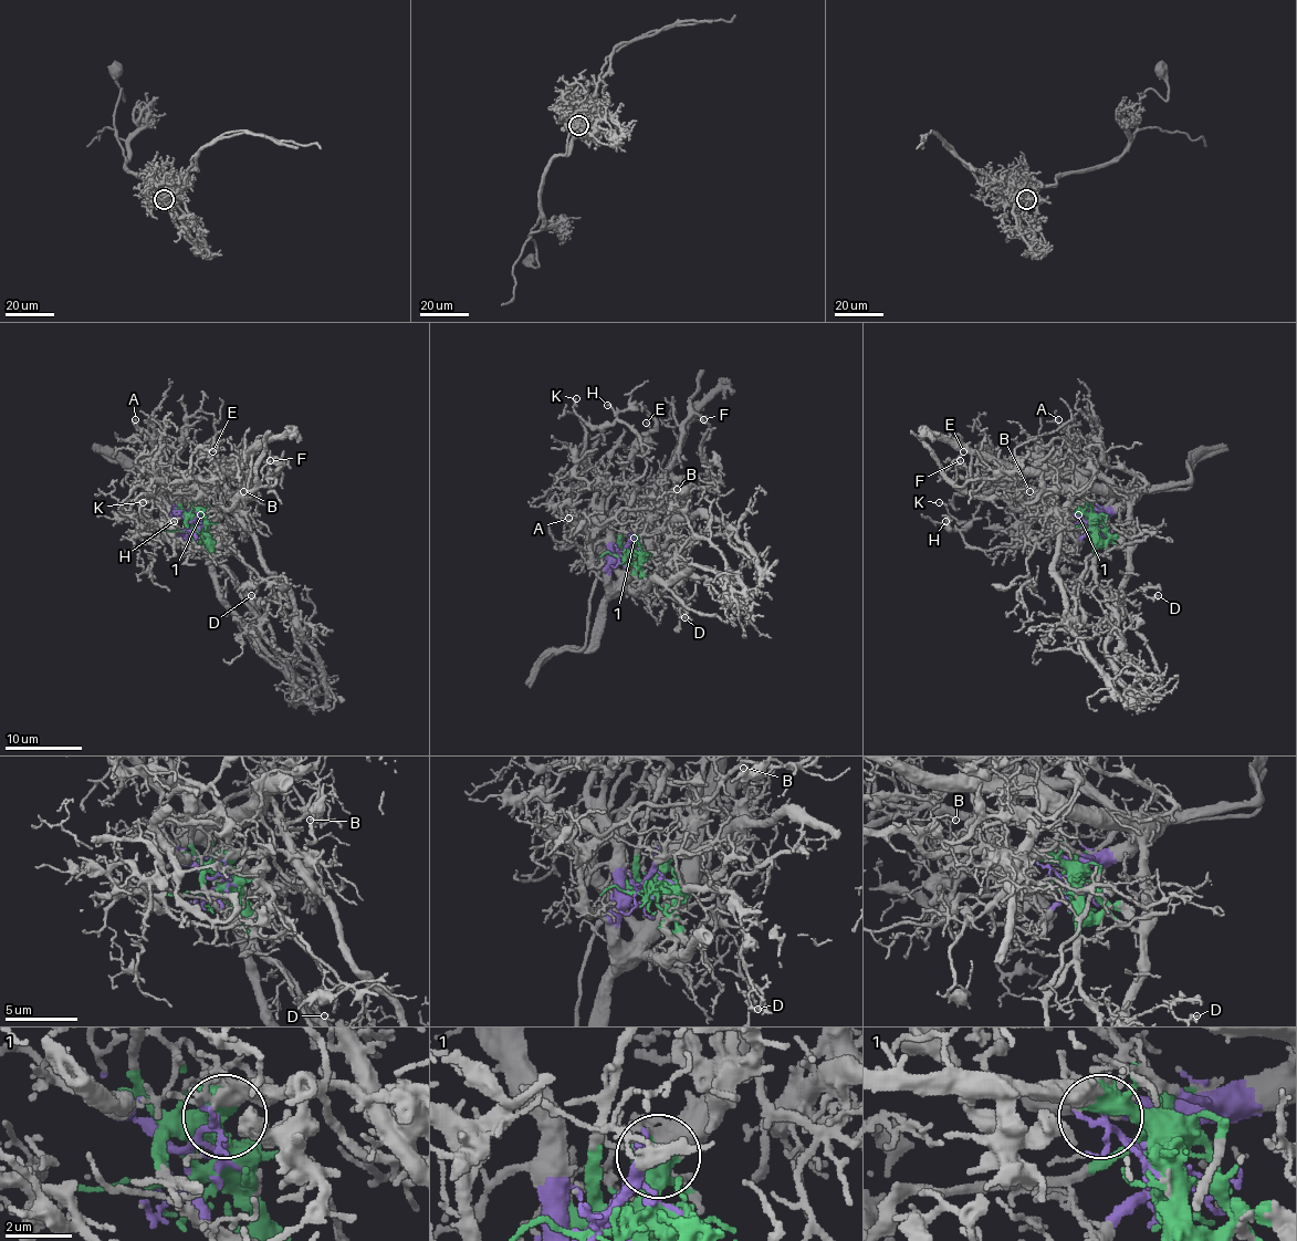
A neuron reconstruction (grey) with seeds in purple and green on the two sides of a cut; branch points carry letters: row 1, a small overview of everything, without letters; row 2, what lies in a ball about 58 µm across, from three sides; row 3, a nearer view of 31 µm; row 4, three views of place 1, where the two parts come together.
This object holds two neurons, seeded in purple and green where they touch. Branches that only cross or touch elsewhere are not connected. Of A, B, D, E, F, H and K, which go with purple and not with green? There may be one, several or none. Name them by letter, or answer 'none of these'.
A, E

